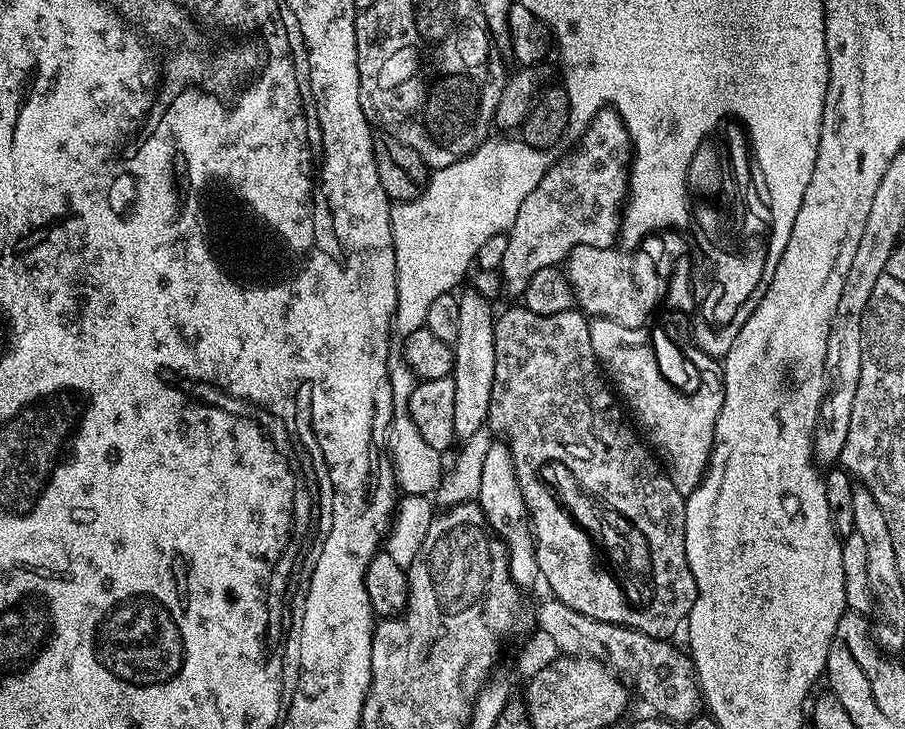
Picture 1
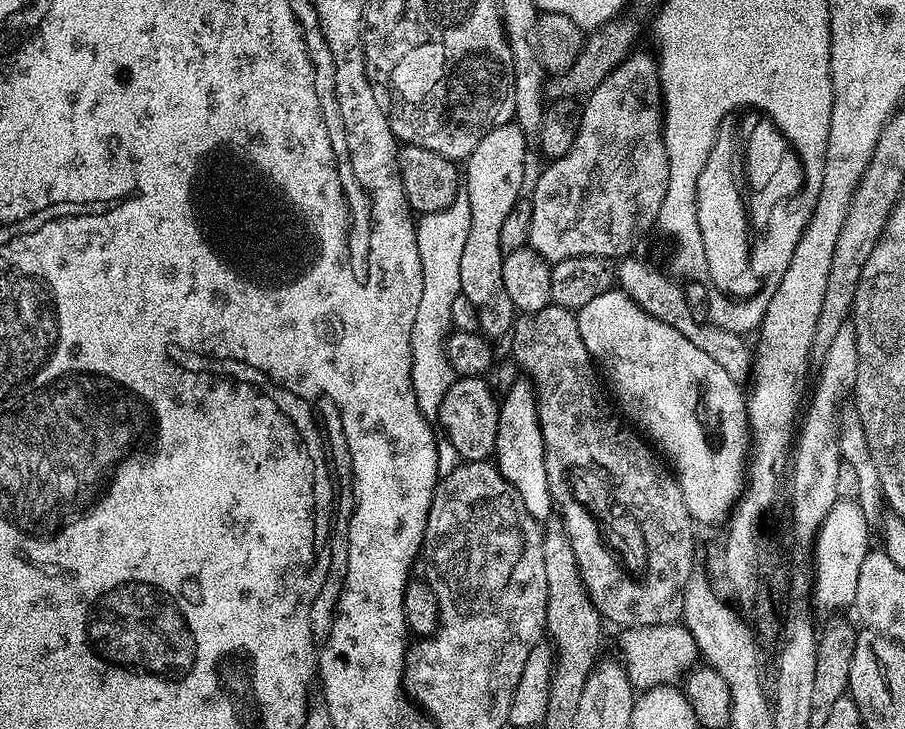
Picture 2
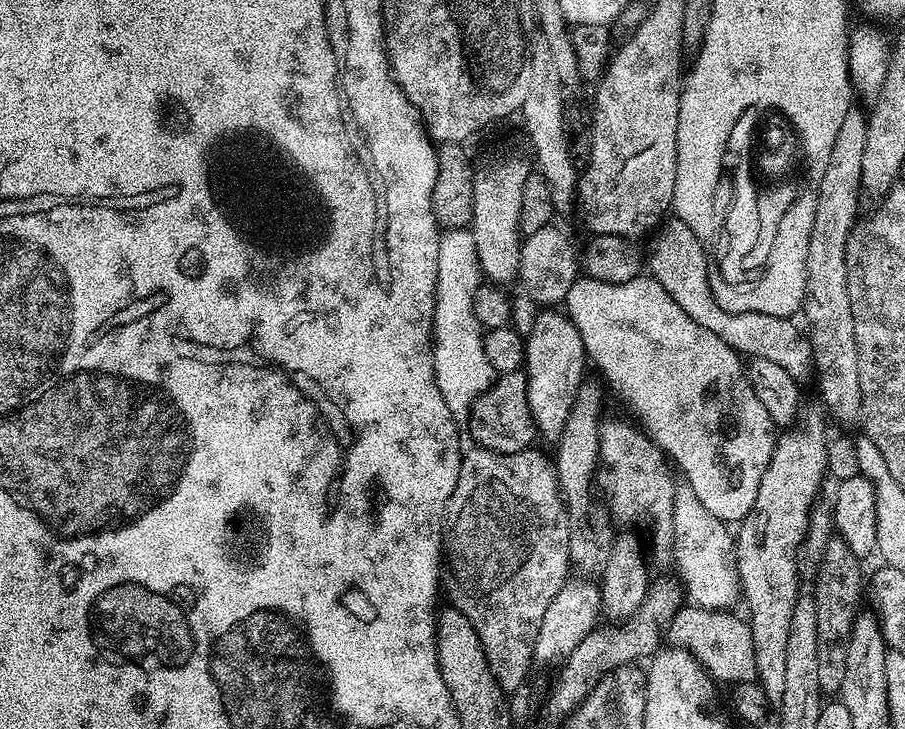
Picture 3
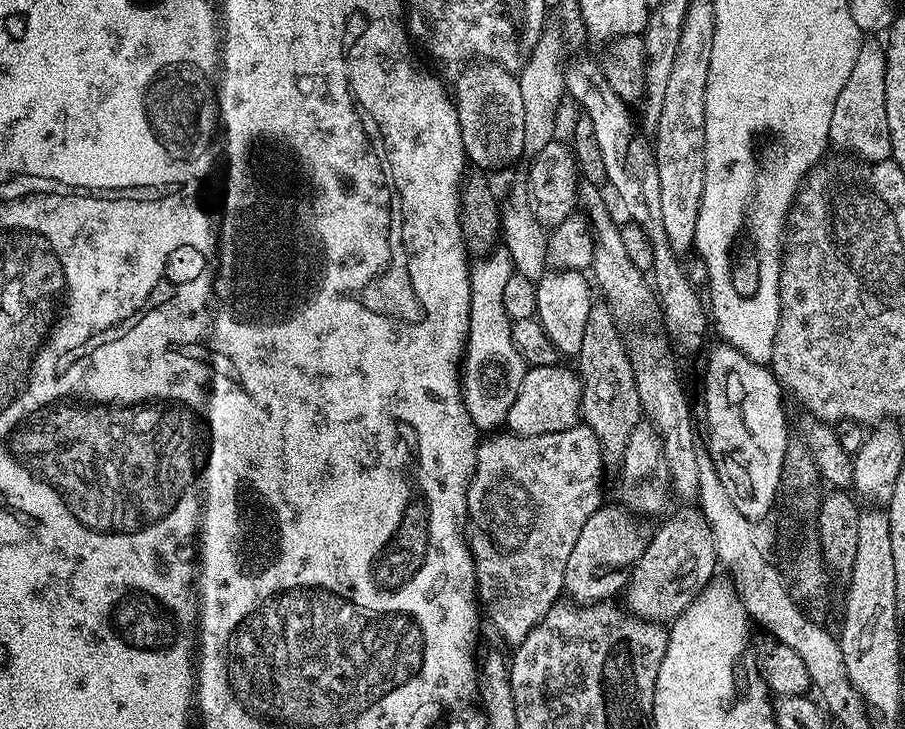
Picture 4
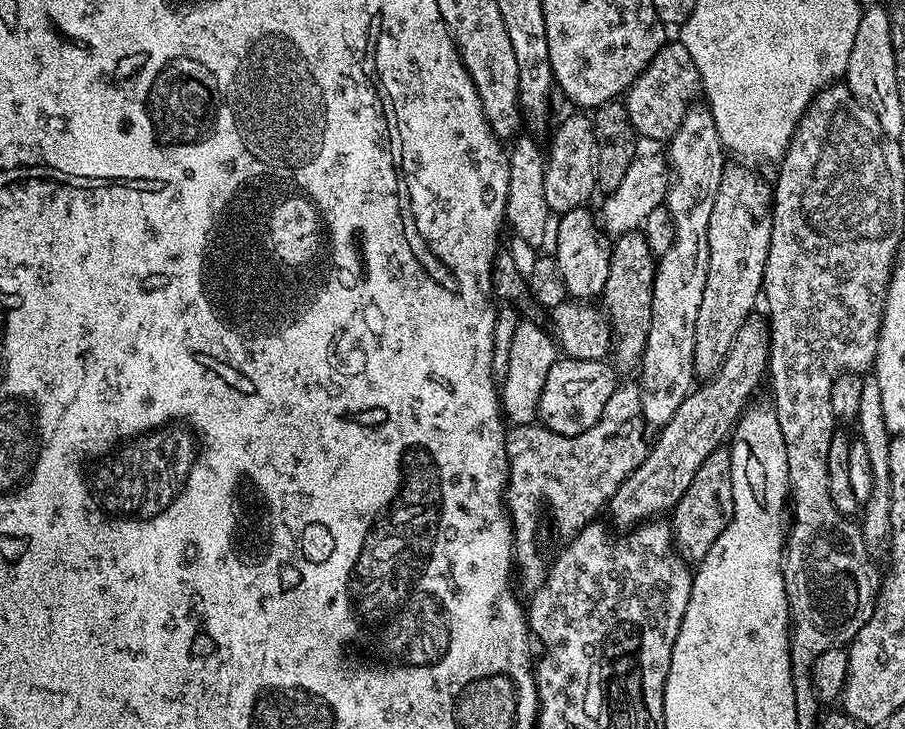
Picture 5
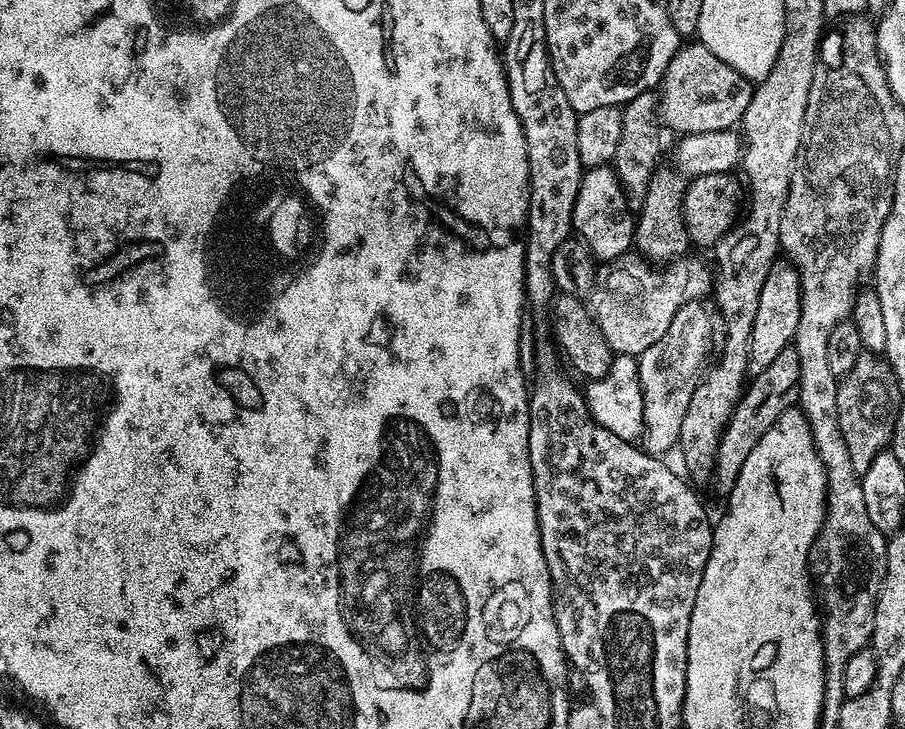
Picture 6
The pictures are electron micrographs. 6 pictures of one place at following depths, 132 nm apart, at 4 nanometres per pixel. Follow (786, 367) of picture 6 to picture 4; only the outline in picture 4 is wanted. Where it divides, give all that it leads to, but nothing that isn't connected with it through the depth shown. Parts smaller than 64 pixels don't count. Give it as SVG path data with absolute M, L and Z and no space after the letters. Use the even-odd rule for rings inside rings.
M686 508L653 531L647 550L631 569L626 590L629 611L648 622L671 623L715 577L715 568L718 568L718 561L712 528L700 509Z

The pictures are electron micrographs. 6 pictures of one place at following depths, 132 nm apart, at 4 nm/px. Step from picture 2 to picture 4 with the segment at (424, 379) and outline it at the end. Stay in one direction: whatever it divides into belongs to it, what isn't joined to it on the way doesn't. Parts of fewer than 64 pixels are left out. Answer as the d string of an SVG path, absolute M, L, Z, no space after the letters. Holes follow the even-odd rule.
M503 244L497 245L490 255L477 259L470 268L472 305L468 319L468 343L462 361L462 391L468 413L480 430L496 428L499 424L501 427L507 421L510 406L514 406L514 398L518 398L518 390L522 386L522 378L526 371L524 355L516 349L516 343L512 340L513 321L508 319L505 306L506 285L514 272L510 250Z

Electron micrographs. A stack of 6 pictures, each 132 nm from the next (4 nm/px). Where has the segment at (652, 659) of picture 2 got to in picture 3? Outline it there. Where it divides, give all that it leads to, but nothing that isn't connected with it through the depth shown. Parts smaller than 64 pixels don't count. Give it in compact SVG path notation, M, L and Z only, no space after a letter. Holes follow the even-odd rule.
M681 606L674 614L673 620L668 624L666 640L673 648L684 648L696 659L712 677L713 681L725 680L728 686L740 684L743 680L756 680L756 651L754 650L754 638L752 628L748 625L743 615L735 616L735 611L711 612L705 608L695 606Z

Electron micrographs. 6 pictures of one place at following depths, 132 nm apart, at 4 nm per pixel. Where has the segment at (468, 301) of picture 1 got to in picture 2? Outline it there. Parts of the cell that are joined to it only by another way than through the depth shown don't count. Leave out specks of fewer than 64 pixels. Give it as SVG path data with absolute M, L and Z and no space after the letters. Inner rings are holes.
M508 121L486 134L464 164L464 198L470 206L471 226L470 233L466 236L465 249L462 250L459 286L461 295L468 298L476 308L479 331L492 342L496 342L499 336L507 337L515 323L516 311L502 281L502 262L505 253L501 250L501 232L503 221L523 193L521 190L526 176L526 146L528 146L528 139L519 124Z

